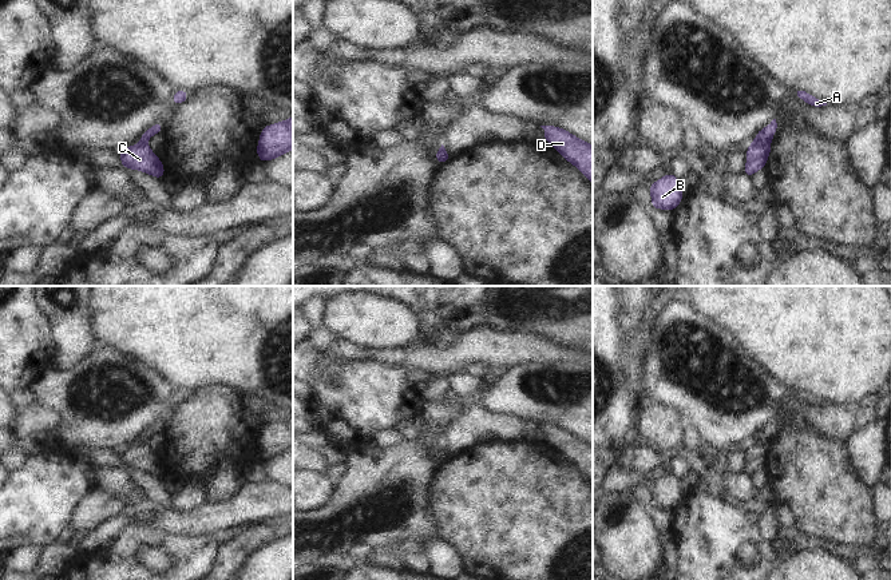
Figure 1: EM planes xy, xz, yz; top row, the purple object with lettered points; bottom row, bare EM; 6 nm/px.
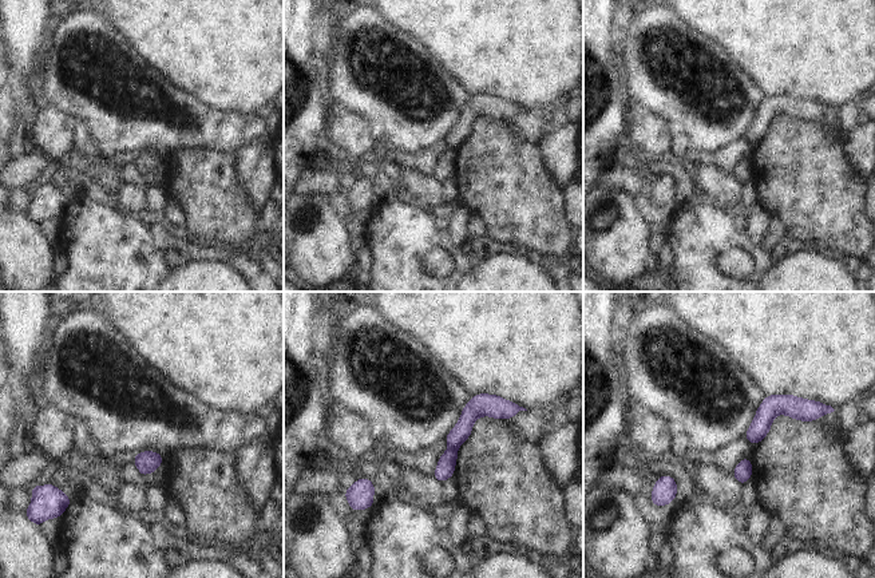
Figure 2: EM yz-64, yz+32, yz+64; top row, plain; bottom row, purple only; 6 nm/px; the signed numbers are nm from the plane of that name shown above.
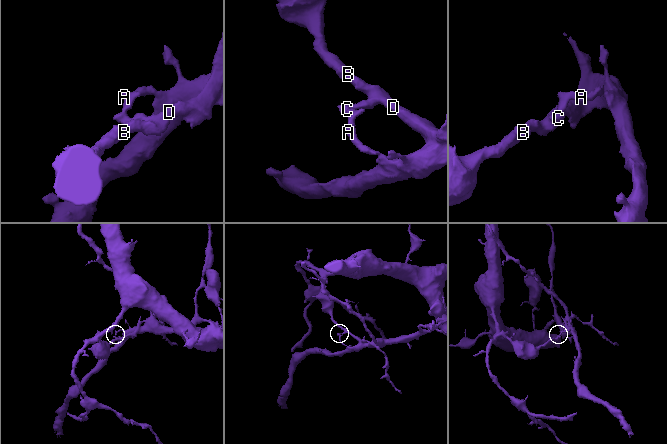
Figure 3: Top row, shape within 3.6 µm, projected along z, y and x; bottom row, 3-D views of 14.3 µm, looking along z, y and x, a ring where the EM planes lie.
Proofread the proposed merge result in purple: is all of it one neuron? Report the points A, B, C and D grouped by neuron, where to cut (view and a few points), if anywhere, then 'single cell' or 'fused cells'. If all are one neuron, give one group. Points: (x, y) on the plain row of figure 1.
A / B C D; cut in yz along (755, 440), (768, 443); fused cells

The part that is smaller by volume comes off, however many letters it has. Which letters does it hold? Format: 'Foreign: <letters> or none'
Foreign: A

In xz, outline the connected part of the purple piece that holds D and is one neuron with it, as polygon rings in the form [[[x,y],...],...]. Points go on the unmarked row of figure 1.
[[[540,425],[544,429],[544,440],[575,466],[593,484],[593,445],[574,436],[569,430],[555,425]]]

